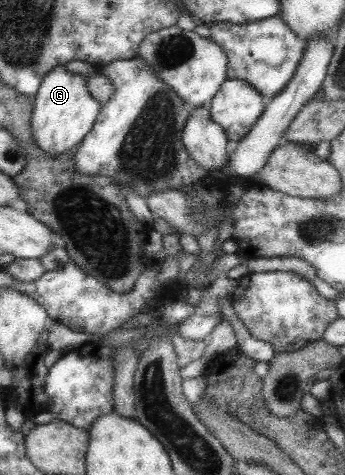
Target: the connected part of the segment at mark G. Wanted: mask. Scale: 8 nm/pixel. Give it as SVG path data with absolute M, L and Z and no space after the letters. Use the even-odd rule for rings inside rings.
M63 64L53 67L41 79L39 88L32 98L30 133L33 142L41 152L61 154L77 147L89 132L99 114L100 103L86 91L84 76L69 73Z

